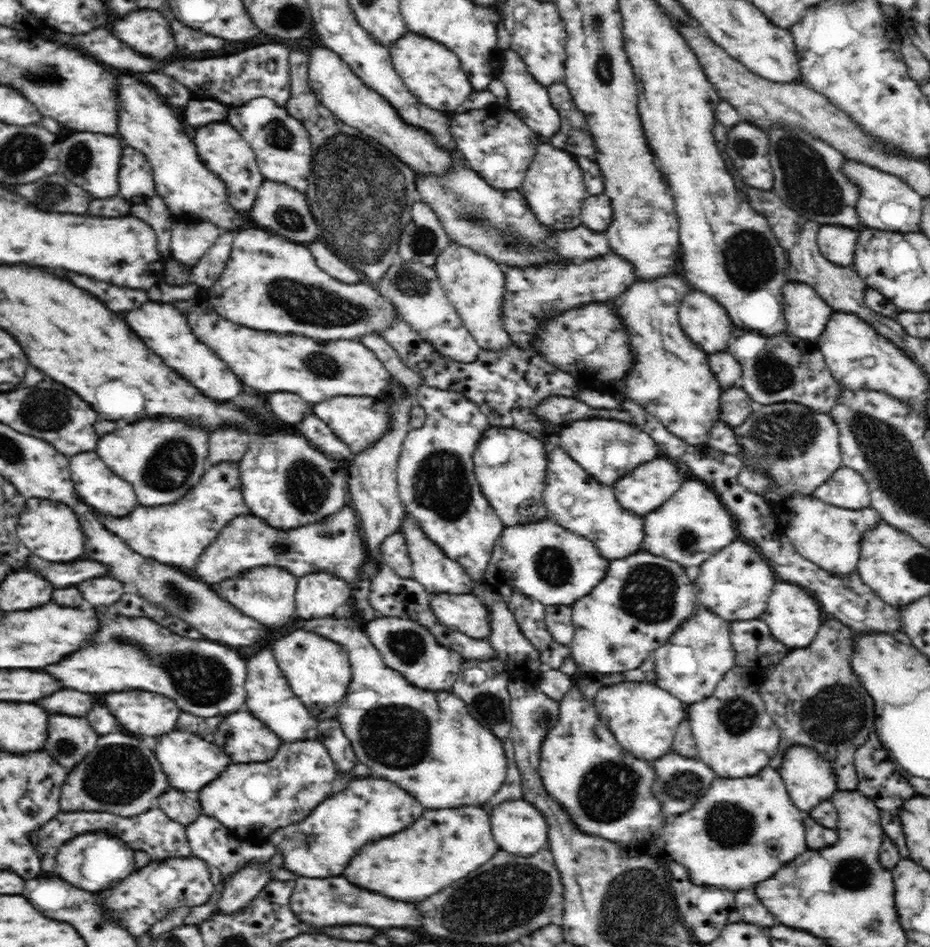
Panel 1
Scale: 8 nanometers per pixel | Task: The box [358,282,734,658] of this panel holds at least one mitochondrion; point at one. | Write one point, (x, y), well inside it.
(439, 483)

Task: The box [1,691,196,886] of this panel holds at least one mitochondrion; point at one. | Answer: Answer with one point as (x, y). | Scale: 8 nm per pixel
(120, 776)

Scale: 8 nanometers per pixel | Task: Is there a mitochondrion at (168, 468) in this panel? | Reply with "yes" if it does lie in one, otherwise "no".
yes

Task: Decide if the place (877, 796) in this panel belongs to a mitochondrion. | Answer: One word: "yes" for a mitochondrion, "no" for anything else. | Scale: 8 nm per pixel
no

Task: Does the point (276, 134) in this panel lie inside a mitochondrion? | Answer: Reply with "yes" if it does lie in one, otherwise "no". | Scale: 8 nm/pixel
yes

